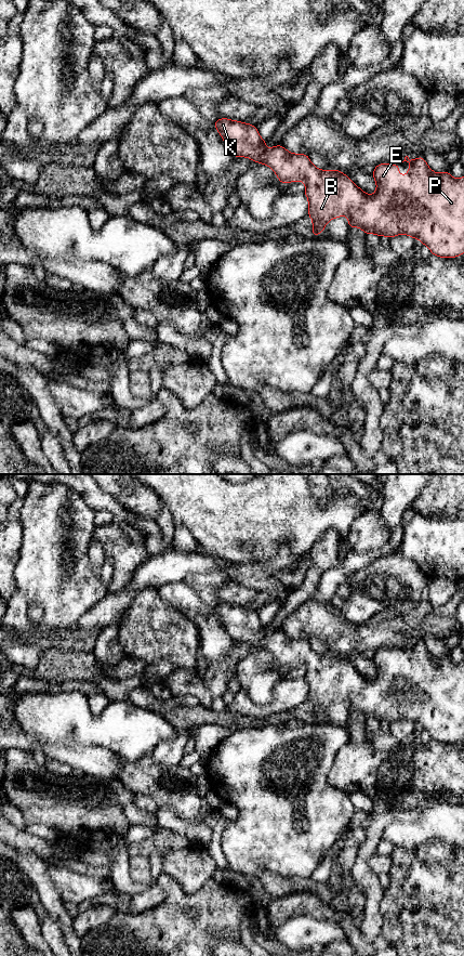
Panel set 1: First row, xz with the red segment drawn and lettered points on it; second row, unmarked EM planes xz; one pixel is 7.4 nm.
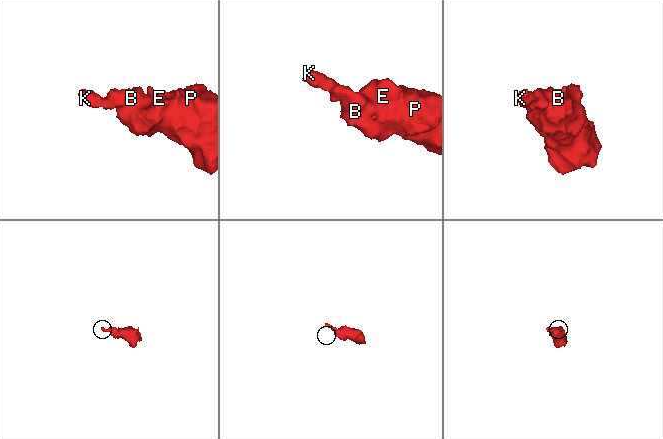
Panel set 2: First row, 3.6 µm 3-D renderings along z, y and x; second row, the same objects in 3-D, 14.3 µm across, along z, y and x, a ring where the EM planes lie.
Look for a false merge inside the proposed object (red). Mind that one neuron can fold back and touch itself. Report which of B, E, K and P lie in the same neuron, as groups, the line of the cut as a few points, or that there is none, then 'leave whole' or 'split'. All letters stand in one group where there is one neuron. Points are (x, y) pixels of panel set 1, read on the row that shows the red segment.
groups B E K P; cut none; leave whole

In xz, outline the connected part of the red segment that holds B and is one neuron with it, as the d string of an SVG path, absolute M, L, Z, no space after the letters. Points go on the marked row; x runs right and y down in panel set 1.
M220 118L214 128L234 157L247 157L267 165L283 185L296 181L306 184L304 194L309 204L307 215L313 220L313 237L317 237L330 220L347 215L349 228L360 227L366 235L389 238L408 235L421 240L432 254L440 258L455 258L464 253L464 176L454 179L448 170L435 173L423 156L414 160L406 156L403 161L411 165L406 176L399 174L399 163L376 165L372 173L376 192L368 195L340 170L318 169L306 154L290 153L282 145L266 150L267 140L261 139L256 126Z

